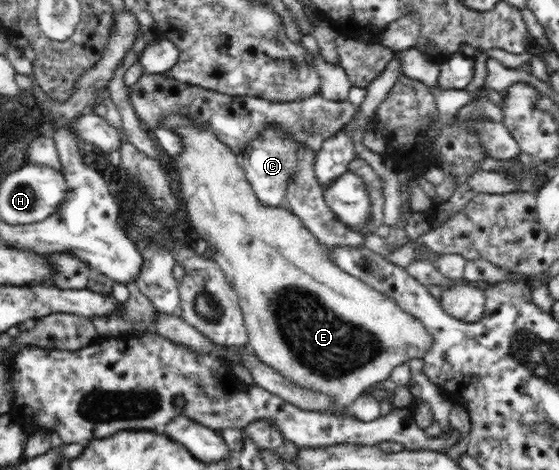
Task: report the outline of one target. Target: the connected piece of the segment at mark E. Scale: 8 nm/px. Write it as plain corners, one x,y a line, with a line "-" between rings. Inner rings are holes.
180,113
164,116
160,122
185,148
177,157
171,157
171,161
175,161
171,167
177,175
185,215
191,227
205,239
213,251
213,261
237,292
249,338
247,346
262,363
289,382
331,396
335,406
346,408
367,387
389,379
398,365
426,357
435,337
423,322
403,310
391,295
375,290
339,267
331,258
329,248
306,228
289,206
267,207
263,204
247,179
241,160
216,133
199,127
195,120

